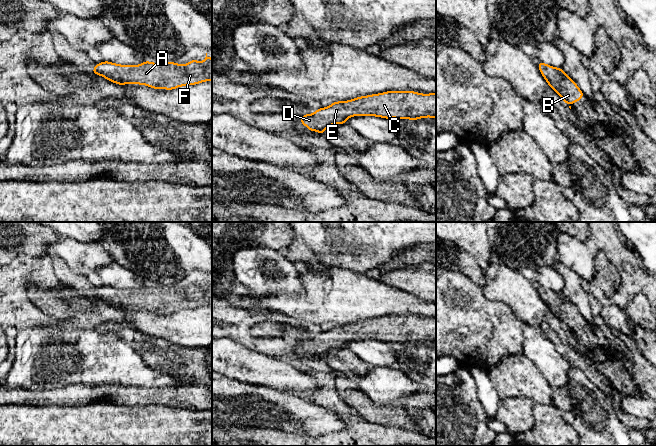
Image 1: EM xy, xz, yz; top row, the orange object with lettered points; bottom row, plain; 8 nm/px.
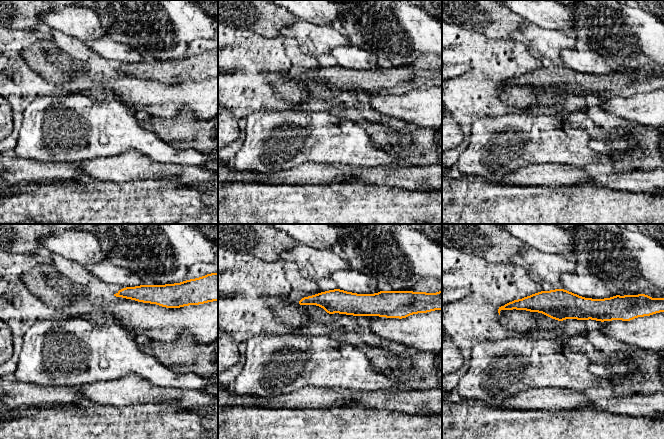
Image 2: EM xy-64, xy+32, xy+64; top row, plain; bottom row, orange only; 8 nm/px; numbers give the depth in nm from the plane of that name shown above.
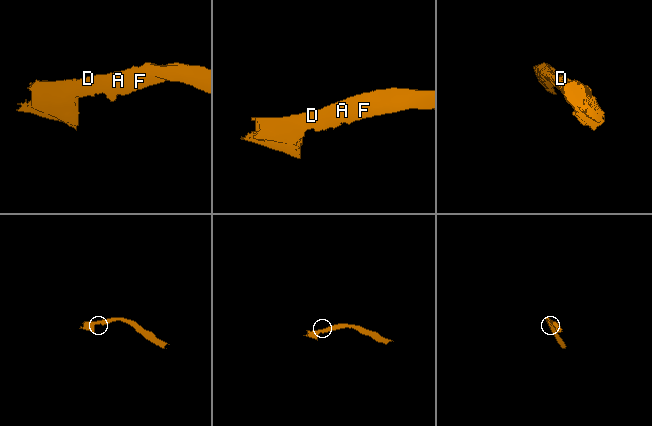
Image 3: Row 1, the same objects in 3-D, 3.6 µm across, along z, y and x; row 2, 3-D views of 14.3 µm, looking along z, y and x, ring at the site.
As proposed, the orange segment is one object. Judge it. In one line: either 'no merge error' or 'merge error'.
no merge error

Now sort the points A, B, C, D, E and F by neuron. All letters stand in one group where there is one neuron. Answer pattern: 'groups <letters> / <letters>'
groups A B C D E F

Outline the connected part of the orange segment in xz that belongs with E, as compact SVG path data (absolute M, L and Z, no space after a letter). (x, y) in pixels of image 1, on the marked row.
M388 91L379 94L358 97L349 101L332 102L326 108L318 108L313 114L303 115L299 123L304 124L310 131L321 135L330 125L346 124L351 116L377 116L385 119L411 119L432 117L436 118L436 93L421 94L413 91Z

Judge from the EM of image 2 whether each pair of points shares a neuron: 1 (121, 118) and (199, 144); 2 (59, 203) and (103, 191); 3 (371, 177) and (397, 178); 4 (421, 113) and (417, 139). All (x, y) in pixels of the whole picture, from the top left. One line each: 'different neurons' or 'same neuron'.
1: different neurons
2: same neuron
3: same neuron
4: different neurons

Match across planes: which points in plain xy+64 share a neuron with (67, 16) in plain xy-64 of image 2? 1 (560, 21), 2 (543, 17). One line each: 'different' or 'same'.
1: different
2: different

